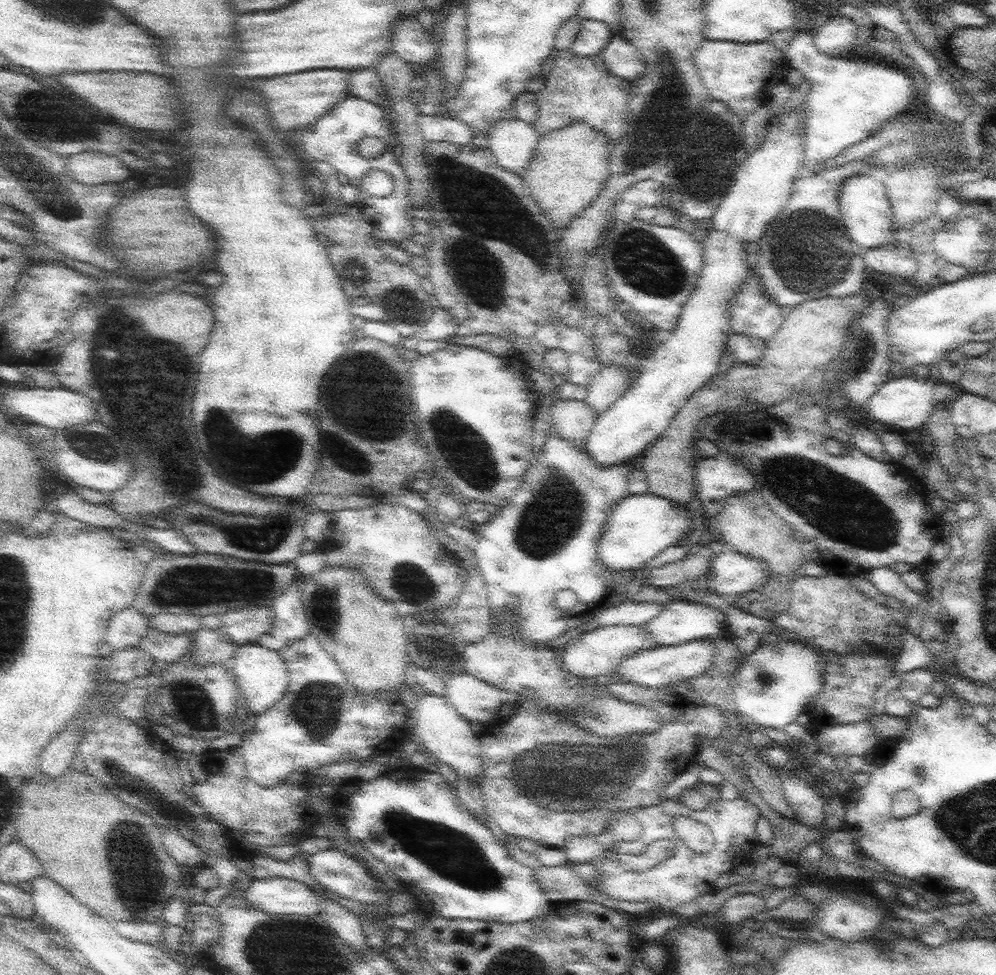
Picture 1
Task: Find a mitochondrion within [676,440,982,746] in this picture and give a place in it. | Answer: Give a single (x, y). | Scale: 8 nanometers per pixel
(843, 509)

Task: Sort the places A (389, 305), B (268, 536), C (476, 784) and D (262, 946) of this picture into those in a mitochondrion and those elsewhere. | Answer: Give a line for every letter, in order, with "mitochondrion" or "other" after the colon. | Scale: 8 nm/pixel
A: mitochondrion
B: mitochondrion
C: other
D: mitochondrion

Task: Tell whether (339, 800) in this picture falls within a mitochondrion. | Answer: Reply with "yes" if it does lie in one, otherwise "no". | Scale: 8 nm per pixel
no

